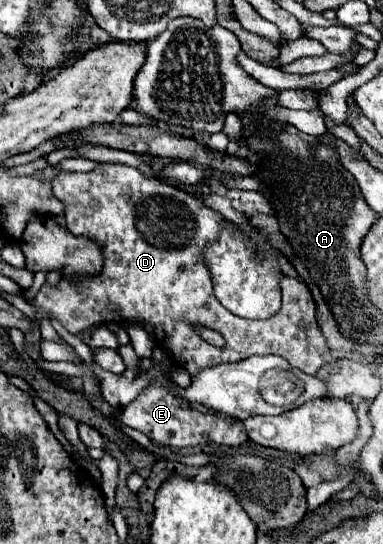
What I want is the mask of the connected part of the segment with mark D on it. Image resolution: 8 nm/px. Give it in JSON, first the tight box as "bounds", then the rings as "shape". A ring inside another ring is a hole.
{"bounds":[34,164,328,378],"shape":[[[100,164],[88,174],[60,172],[56,176],[56,182],[52,182],[52,192],[60,202],[64,202],[66,228],[76,236],[92,238],[104,250],[106,262],[100,276],[84,278],[78,284],[70,280],[60,280],[56,288],[44,284],[34,298],[34,306],[44,318],[56,316],[70,334],[108,322],[146,322],[152,326],[156,346],[172,354],[172,358],[182,368],[186,368],[192,378],[204,368],[226,362],[240,362],[254,354],[282,356],[290,362],[290,366],[302,370],[304,374],[316,374],[322,368],[322,354],[328,352],[328,346],[316,322],[316,304],[312,300],[312,294],[300,280],[292,276],[282,276],[282,308],[268,320],[246,320],[234,316],[216,300],[208,266],[202,260],[202,250],[220,234],[222,216],[216,210],[204,206],[198,198],[184,194],[182,190],[164,184],[158,178],[146,178],[138,168],[130,168],[124,164]],[[190,324],[202,324],[206,328],[218,330],[226,338],[226,346],[210,346],[190,328]]]}

